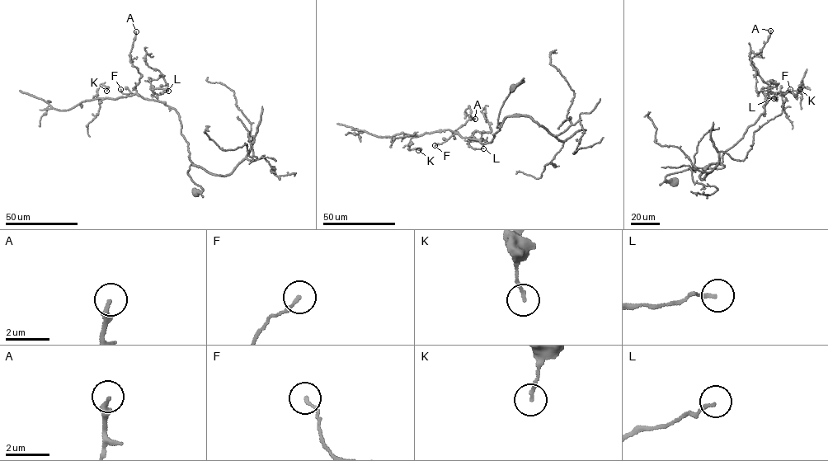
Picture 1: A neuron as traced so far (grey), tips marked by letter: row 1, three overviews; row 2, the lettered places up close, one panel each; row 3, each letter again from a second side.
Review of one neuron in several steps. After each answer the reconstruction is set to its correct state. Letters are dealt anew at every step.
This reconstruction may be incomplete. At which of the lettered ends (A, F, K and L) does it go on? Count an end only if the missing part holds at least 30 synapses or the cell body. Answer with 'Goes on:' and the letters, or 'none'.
Goes on: none

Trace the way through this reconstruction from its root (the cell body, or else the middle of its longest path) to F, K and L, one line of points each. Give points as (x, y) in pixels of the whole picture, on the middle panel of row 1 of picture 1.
F: (513, 87), (524, 82), (503, 102), (497, 119), (497, 128), (501, 126), (491, 142), (456, 133), (435, 145)
K: (513, 87), (524, 82), (503, 102), (501, 126), (491, 142), (439, 130), (412, 137), (408, 148), (418, 150)
L: (513, 87), (524, 82), (503, 102), (501, 126), (492, 140), (469, 137), (470, 146), (483, 148)

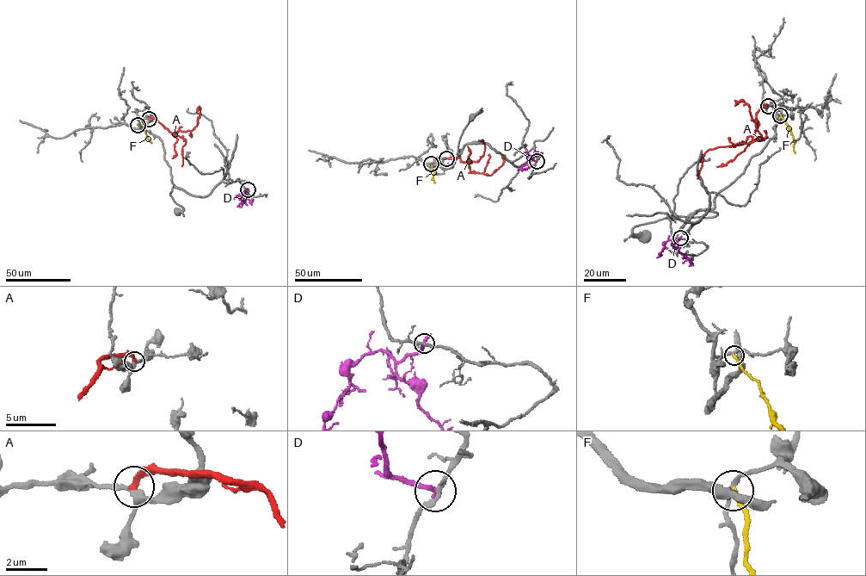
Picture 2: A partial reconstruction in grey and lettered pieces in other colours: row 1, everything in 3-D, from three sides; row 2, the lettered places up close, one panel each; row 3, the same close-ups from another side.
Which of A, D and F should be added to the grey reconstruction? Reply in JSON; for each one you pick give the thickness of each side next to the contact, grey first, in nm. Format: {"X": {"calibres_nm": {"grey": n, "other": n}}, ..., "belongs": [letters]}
{"belongs": []}

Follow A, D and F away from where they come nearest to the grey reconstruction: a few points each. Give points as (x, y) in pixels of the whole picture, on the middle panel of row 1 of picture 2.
A: (446, 158), (459, 157), (468, 163), (471, 172), (488, 175), (501, 166), (501, 155)
D: (536, 161), (532, 158), (520, 169), (530, 166)
F: (431, 164), (434, 182)

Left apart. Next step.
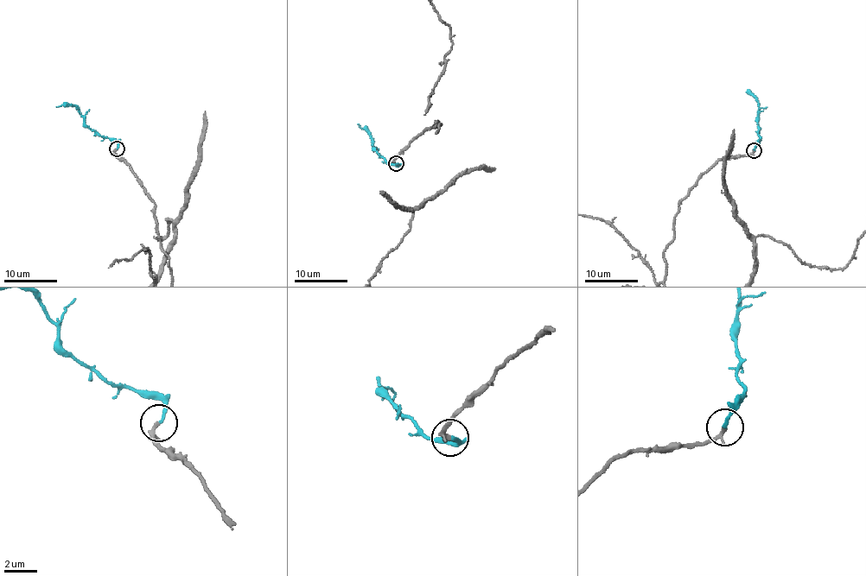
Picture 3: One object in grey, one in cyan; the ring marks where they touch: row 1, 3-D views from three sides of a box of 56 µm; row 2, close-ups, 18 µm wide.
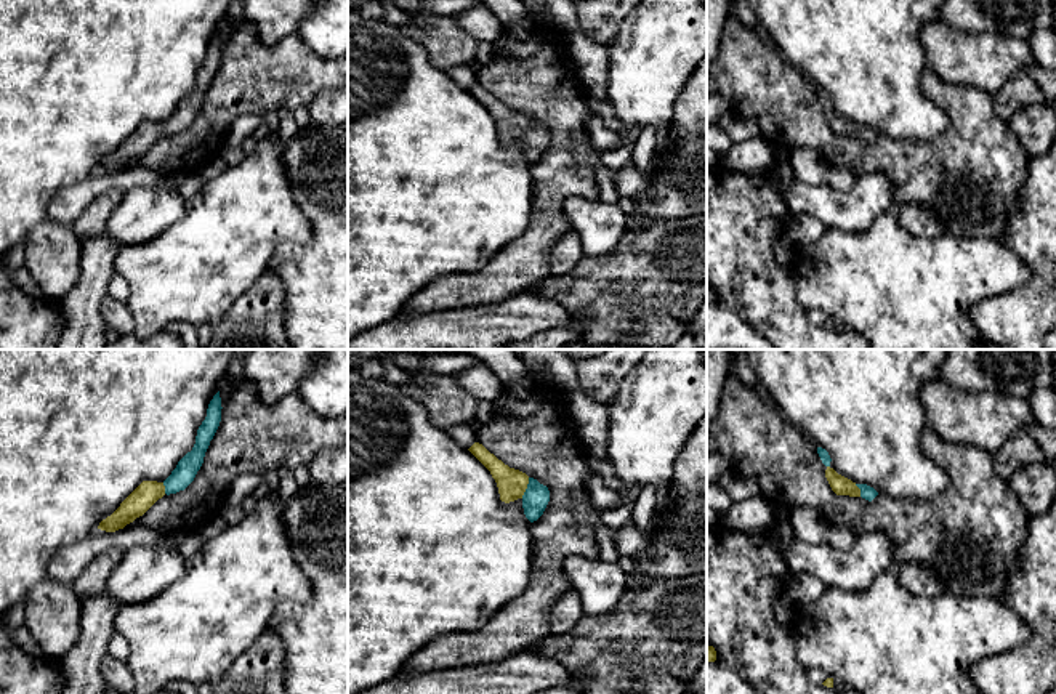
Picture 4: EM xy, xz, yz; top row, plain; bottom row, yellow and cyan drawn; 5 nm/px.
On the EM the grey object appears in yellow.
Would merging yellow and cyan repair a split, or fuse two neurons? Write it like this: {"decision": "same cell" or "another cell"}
{"decision": "same cell"}

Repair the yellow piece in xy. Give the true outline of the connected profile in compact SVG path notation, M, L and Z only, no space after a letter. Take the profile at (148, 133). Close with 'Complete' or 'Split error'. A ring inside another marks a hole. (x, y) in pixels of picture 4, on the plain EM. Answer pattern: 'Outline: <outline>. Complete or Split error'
Outline: M220 32L208 45L207 58L197 71L195 85L163 122L143 122L106 160L103 160L98 170L106 173L115 173L143 157L159 139L165 135L176 135L184 131L195 119L204 104L205 93L213 80L221 63L221 38Z. Split error

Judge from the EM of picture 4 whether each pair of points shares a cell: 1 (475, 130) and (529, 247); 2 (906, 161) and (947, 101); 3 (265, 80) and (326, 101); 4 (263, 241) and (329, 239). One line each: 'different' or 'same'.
1: different
2: same
3: different
4: different

